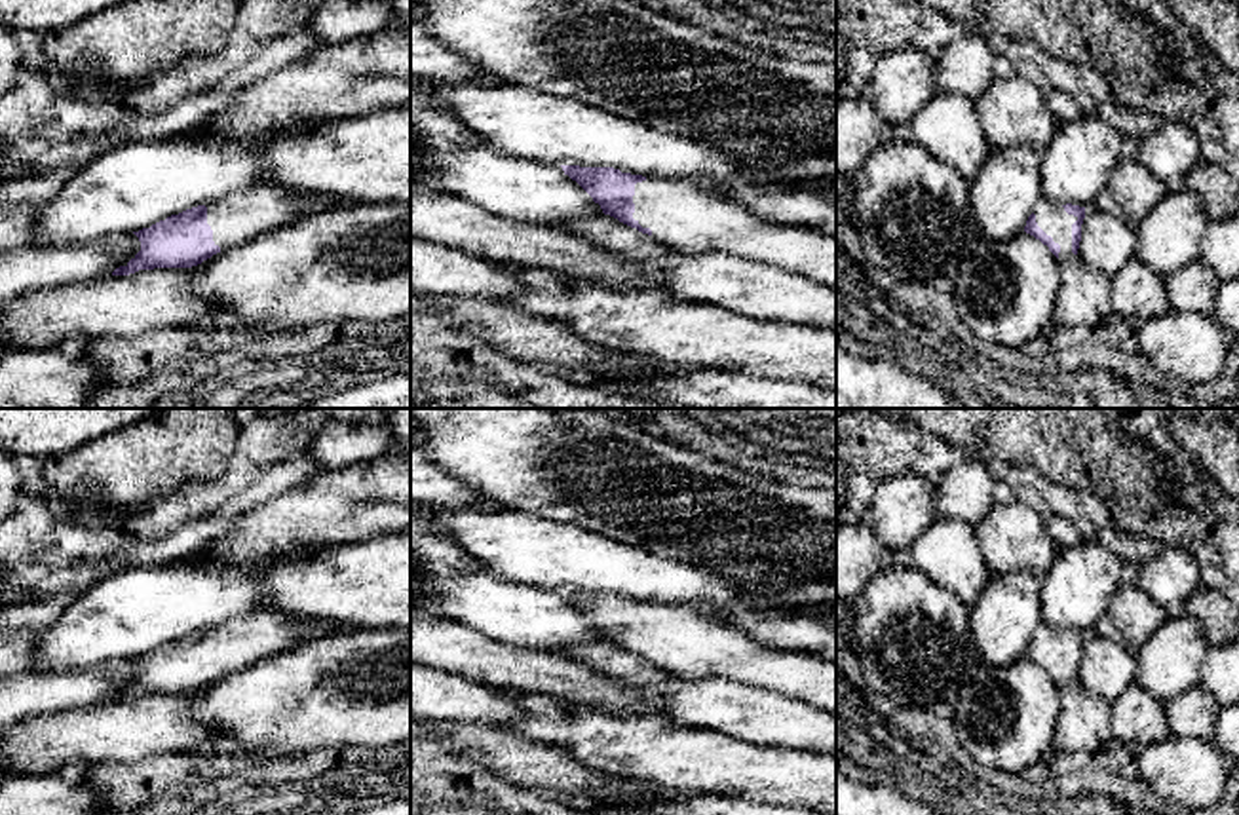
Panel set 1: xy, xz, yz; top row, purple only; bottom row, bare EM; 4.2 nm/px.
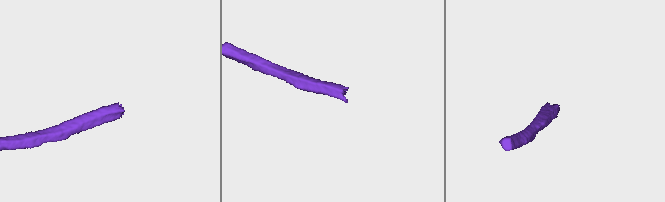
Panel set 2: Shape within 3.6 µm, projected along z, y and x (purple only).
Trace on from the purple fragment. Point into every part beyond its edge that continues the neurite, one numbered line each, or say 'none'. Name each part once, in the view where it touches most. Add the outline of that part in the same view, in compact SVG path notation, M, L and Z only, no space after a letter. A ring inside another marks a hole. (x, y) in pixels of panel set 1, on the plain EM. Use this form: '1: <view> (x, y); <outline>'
1: xz (683, 641); M690 606L635 610L633 644L682 678L734 678L836 714L836 661L777 650Z

